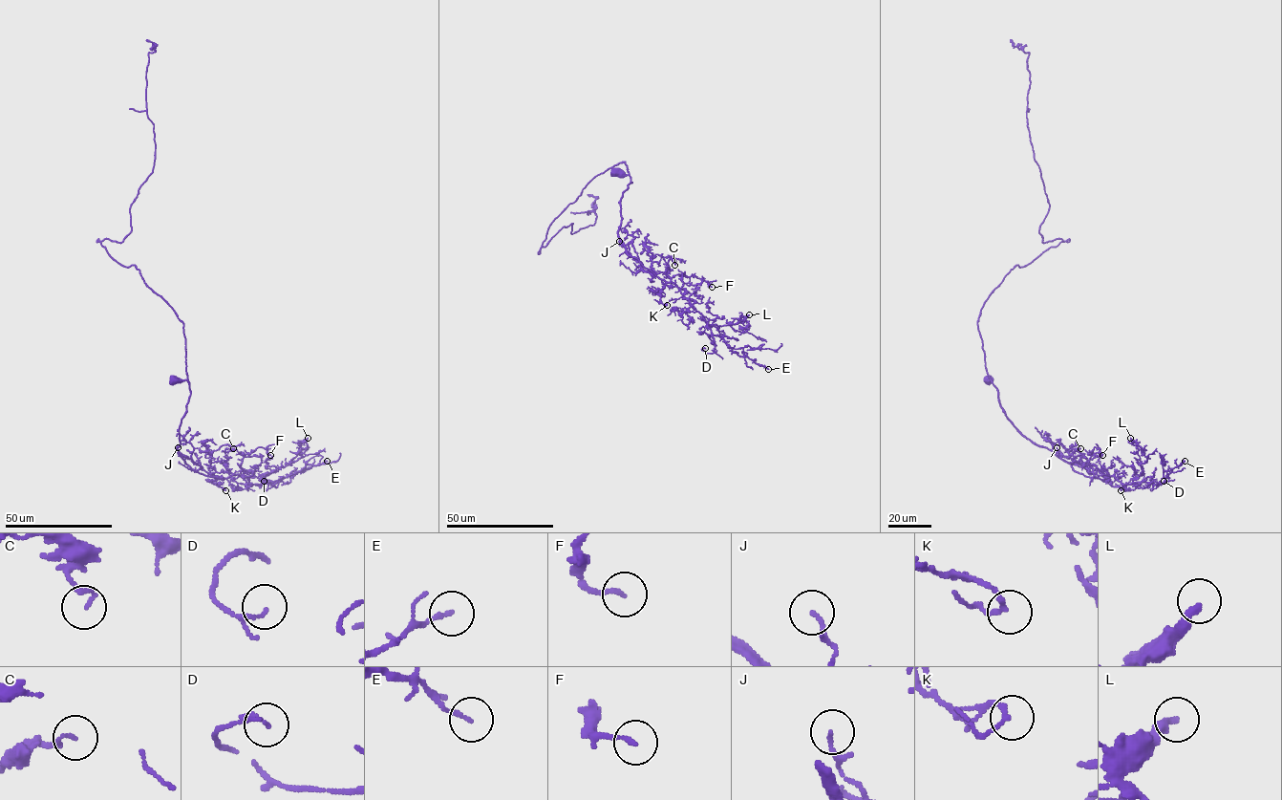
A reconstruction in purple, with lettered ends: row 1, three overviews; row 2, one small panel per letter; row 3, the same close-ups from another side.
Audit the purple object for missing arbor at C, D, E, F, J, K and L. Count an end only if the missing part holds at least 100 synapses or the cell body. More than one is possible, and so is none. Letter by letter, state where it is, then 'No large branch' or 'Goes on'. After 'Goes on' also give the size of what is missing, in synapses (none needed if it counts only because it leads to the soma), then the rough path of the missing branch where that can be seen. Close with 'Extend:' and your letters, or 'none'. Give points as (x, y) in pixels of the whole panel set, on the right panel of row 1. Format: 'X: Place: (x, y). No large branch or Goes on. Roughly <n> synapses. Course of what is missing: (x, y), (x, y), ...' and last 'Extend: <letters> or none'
C: Place: (1080, 448). No large branch
D: Place: (1164, 481). No large branch
E: Place: (1185, 461). No large branch
F: Place: (1102, 455). No large branch
J: Place: (1057, 447). No large branch
K: Place: (1121, 490). No large branch
L: Place: (1130, 438). No large branch
Extend: none

